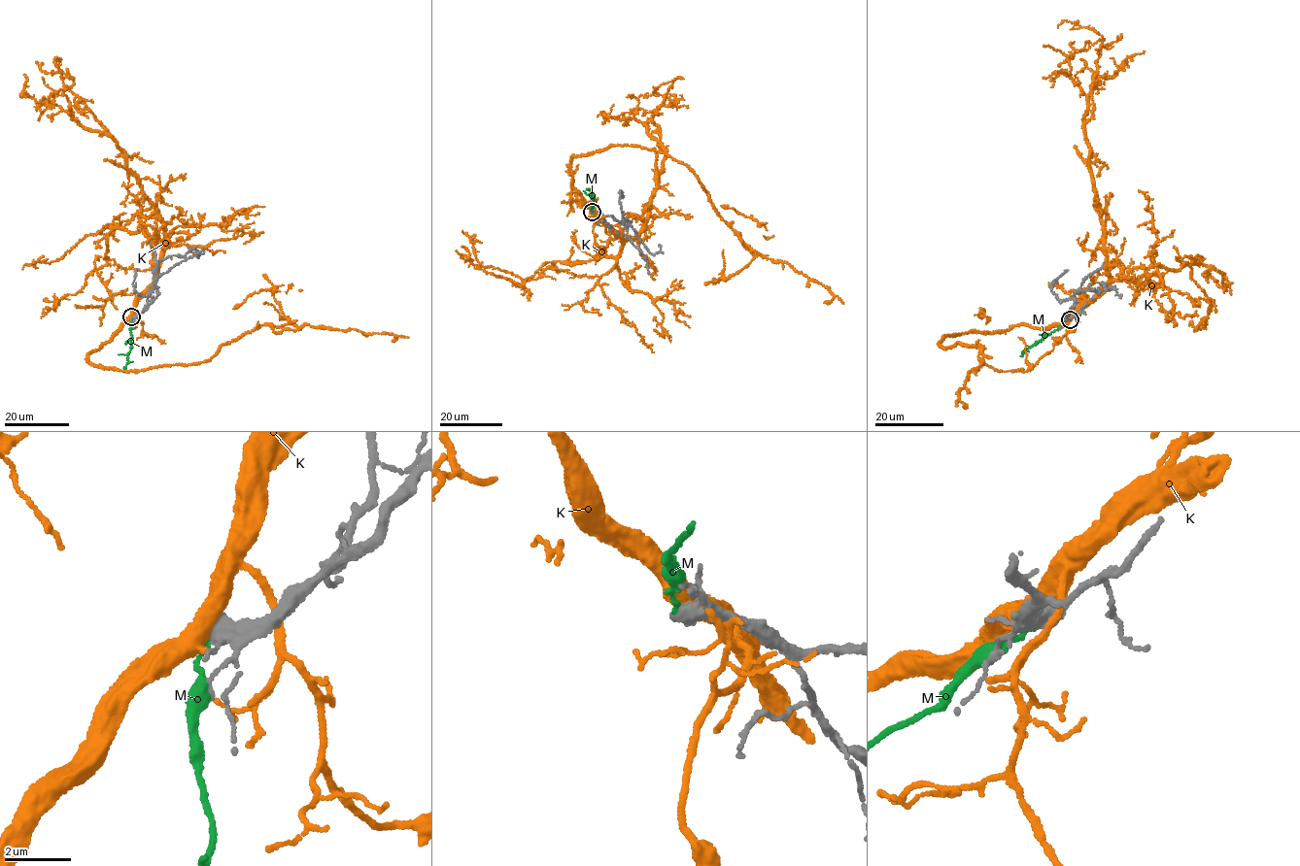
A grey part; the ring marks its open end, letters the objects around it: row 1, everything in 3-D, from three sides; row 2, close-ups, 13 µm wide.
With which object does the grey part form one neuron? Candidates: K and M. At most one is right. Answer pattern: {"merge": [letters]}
{"merge": []}

